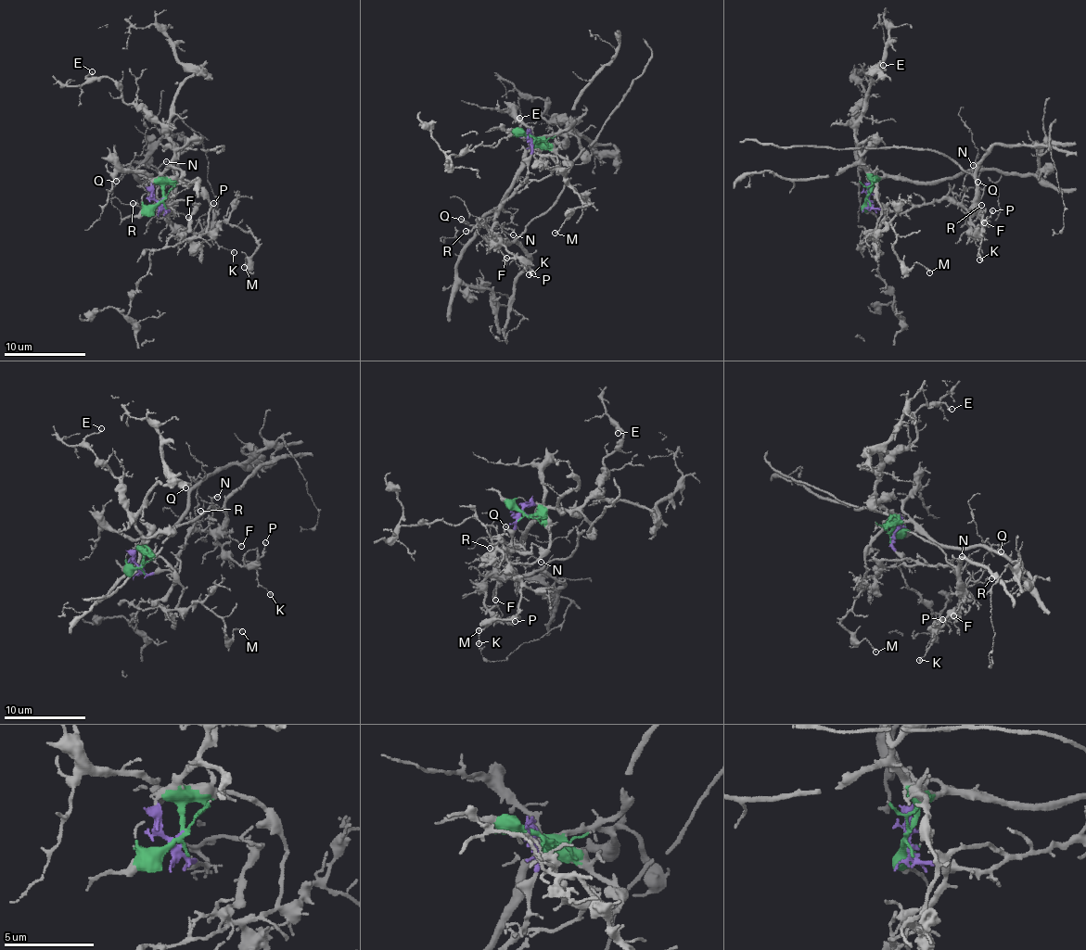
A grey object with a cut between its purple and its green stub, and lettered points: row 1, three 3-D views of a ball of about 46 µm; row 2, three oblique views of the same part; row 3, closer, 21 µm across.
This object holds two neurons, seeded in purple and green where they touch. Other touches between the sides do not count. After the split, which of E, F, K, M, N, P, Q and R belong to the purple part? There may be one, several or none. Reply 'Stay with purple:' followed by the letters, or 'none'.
Stay with purple: F, K, N, P, R

